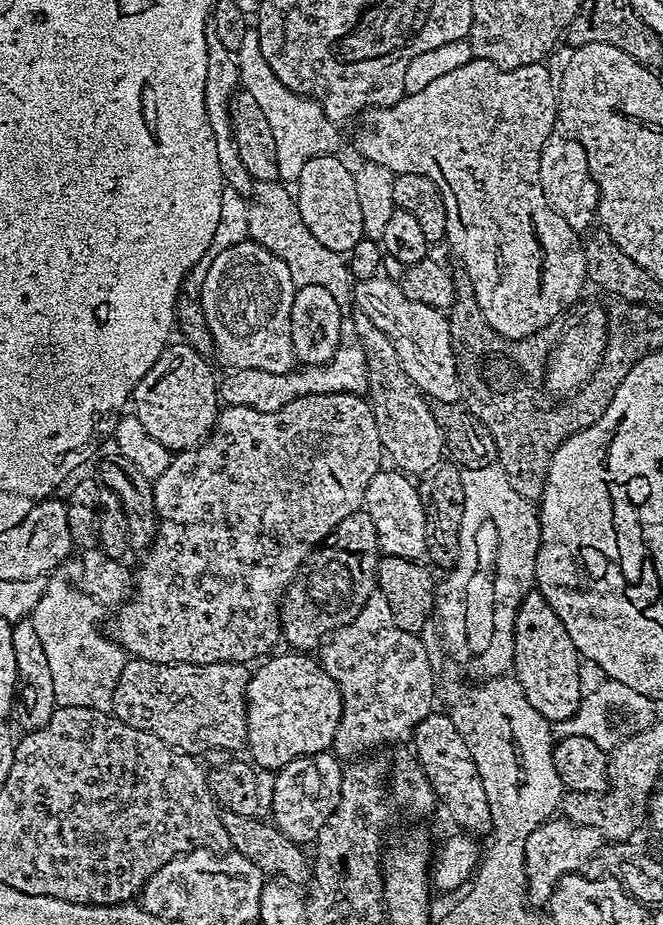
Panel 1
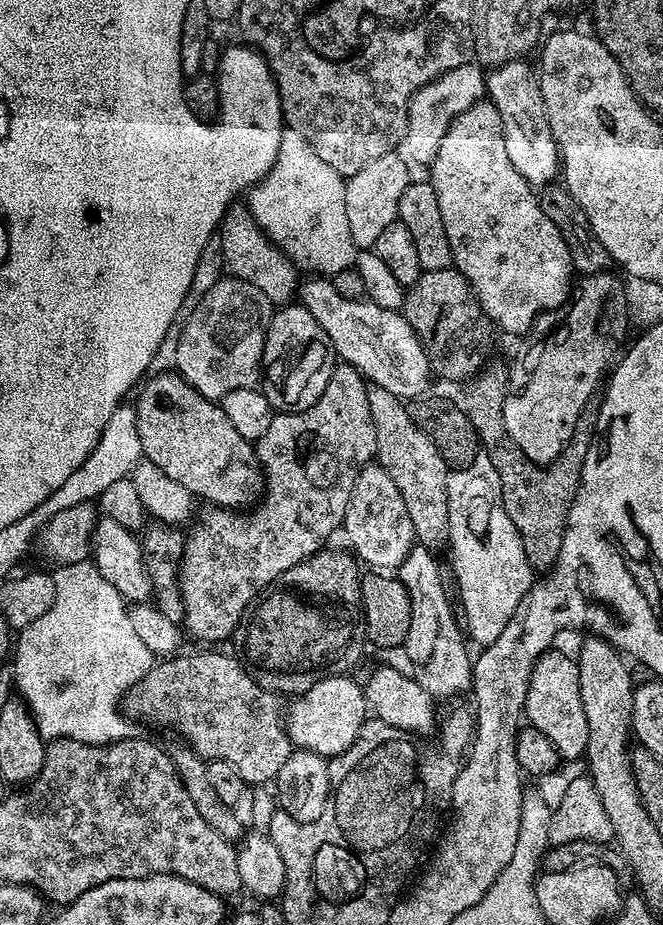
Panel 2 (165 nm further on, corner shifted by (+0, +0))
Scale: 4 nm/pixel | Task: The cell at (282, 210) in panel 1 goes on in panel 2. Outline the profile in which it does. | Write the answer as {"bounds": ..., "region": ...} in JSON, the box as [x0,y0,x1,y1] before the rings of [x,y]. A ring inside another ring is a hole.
{"bounds":[218,205,300,306],"region":[[[233,205],[224,216],[218,232],[223,248],[224,272],[229,277],[250,282],[278,306],[287,303],[295,295],[300,282],[296,266],[257,226],[256,220],[245,205]]]}

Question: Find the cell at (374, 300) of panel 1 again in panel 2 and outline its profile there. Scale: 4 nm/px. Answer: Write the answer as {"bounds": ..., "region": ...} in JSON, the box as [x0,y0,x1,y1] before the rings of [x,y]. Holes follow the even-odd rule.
{"bounds":[298,278,434,398],"region":[[[328,278],[305,279],[298,300],[310,315],[318,318],[318,326],[326,330],[337,357],[343,363],[353,364],[365,380],[401,398],[420,398],[427,393],[424,391],[428,383],[434,380],[432,364],[403,311],[384,309],[368,298],[347,300]]]}

